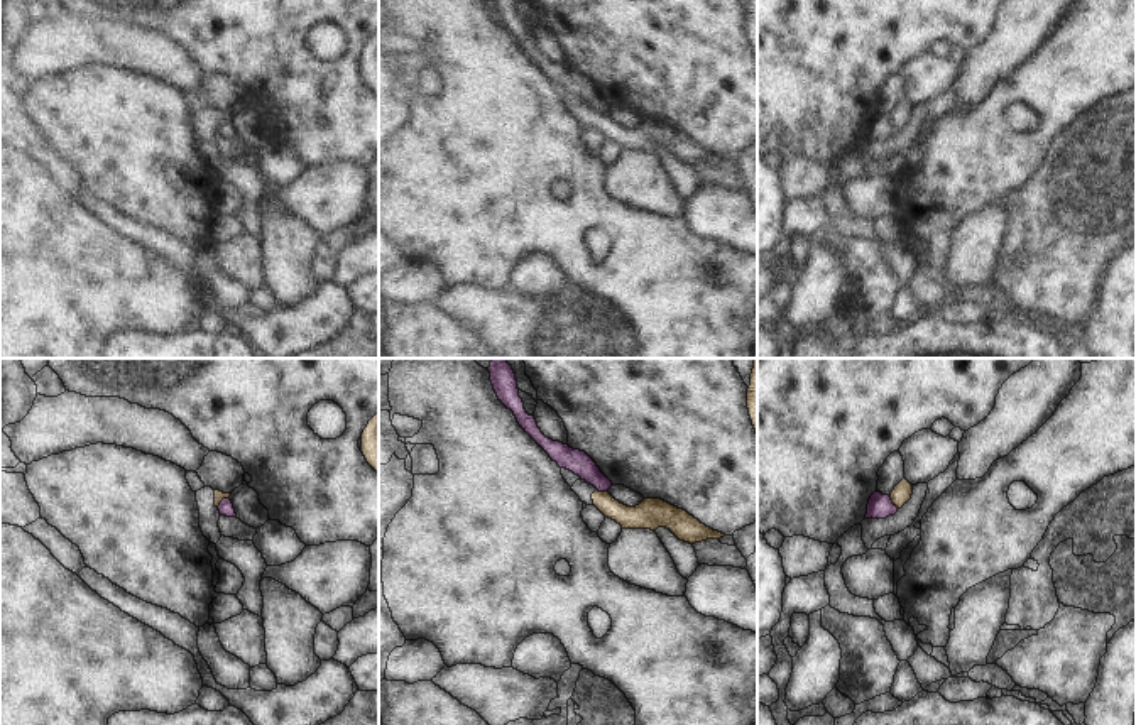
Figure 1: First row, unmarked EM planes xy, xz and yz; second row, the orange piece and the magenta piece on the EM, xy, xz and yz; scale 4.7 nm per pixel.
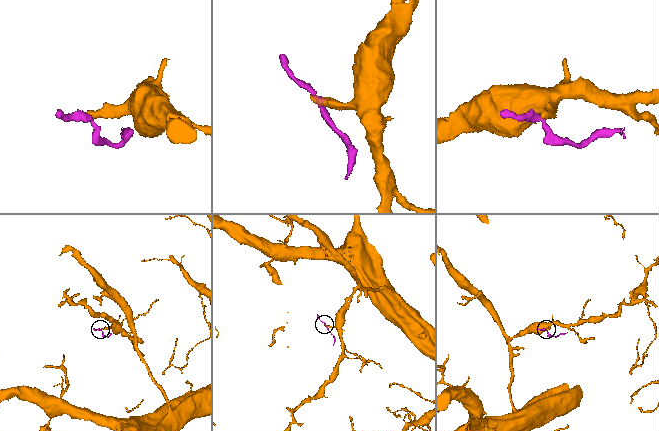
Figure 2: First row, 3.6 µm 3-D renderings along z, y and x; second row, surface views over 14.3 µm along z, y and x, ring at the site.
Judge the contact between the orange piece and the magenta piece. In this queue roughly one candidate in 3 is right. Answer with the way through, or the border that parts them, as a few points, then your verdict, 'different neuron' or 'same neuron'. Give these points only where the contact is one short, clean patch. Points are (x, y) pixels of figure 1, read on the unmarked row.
along yz (888, 117), (898, 129) | different neuron

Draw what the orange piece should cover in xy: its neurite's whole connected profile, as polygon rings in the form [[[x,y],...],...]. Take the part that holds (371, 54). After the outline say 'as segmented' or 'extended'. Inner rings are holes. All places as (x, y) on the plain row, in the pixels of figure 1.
[[[379,34],[362,54],[362,74],[367,84],[379,95]]]; as segmented

